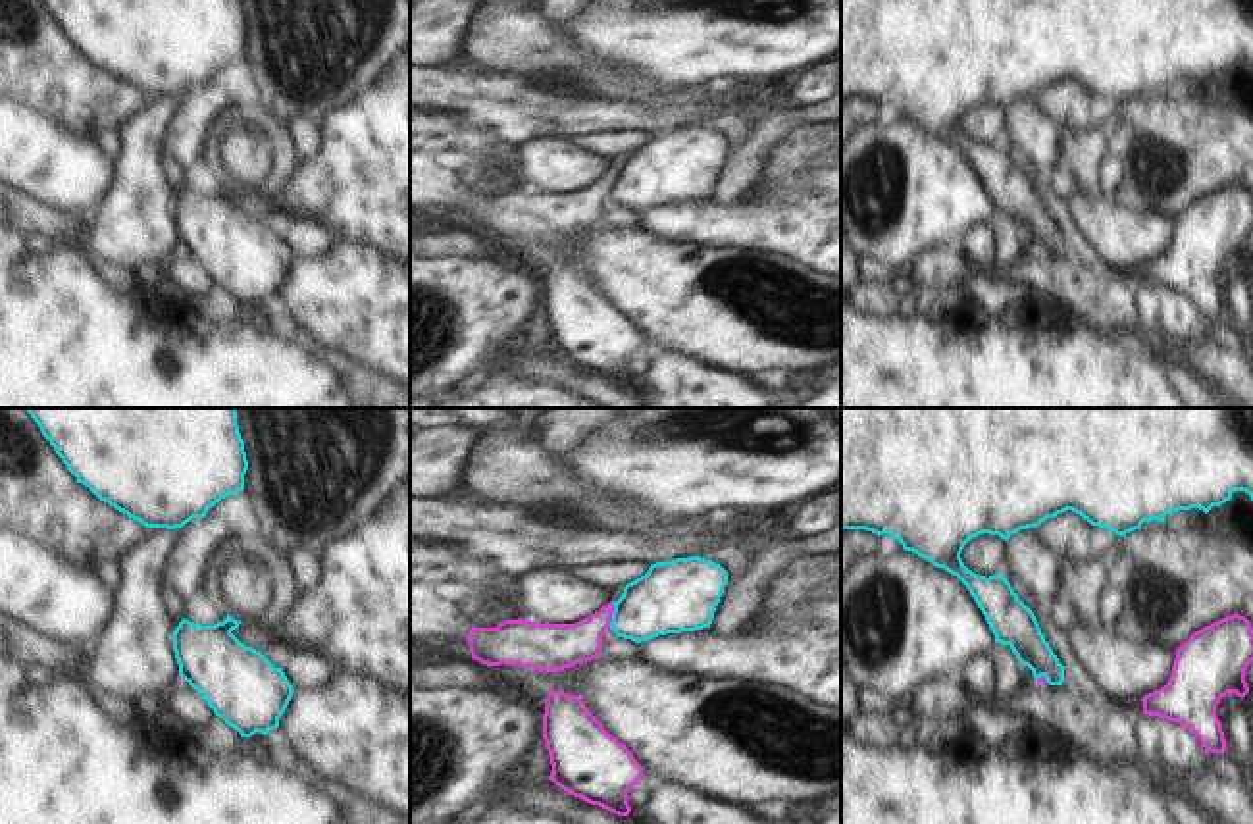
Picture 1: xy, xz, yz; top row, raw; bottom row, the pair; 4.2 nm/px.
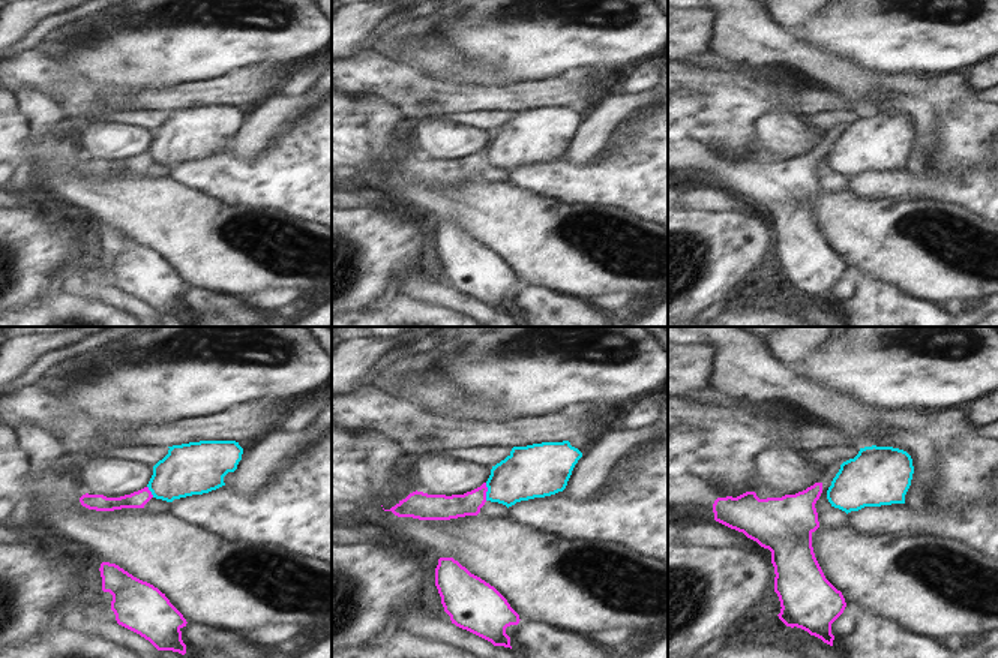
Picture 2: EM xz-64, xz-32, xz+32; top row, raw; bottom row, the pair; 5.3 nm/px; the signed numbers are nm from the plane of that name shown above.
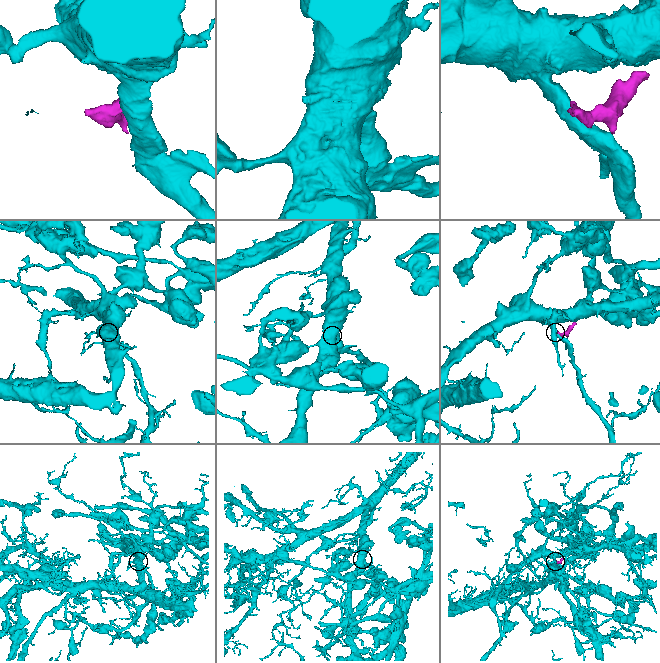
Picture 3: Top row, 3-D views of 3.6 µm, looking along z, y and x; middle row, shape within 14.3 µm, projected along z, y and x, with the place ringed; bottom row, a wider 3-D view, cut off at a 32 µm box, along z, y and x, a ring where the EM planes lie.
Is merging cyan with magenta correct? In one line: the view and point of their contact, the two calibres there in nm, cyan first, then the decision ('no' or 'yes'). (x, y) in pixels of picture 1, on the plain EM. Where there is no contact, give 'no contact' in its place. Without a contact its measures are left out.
xz (613, 183) | 280/190 nm | no

